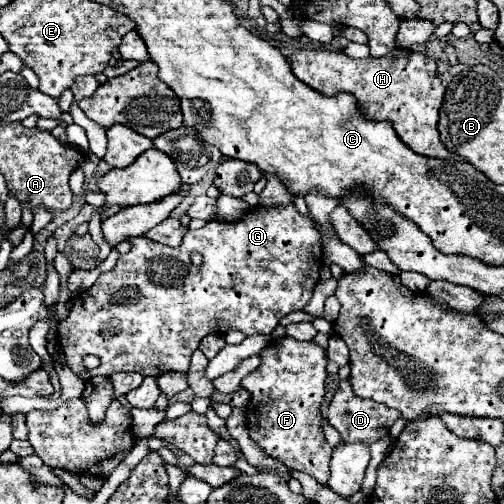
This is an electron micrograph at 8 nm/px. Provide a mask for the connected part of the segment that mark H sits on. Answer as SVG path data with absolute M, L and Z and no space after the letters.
M394 48L382 58L350 58L344 50L296 50L288 56L292 72L310 88L332 96L352 92L358 98L360 112L372 120L390 120L396 134L414 152L430 158L462 160L446 152L438 136L438 110L444 98L444 86L436 76L436 62L424 54Z

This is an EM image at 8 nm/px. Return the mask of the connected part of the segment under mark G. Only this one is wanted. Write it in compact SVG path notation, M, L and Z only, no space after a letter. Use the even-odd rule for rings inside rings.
M288 204L288 206L276 206L276 208L264 208L264 206L256 206L252 208L242 220L236 220L236 222L218 222L218 220L210 220L206 222L206 226L198 228L198 230L188 230L182 244L178 248L170 248L166 244L160 244L160 242L154 242L146 236L132 236L128 238L128 242L132 244L130 252L122 254L116 262L116 266L102 274L98 278L98 282L92 284L92 288L76 294L74 298L74 304L68 312L68 316L64 320L58 322L58 336L56 336L56 342L60 344L62 352L64 352L64 358L66 358L66 366L74 372L74 374L90 374L90 376L112 376L112 374L118 374L118 372L128 372L128 370L134 370L134 372L140 372L142 376L160 376L164 372L188 372L188 366L190 366L190 356L192 352L198 348L200 340L208 334L226 334L230 330L240 330L244 332L246 336L254 336L254 334L272 334L272 330L278 326L280 318L286 316L288 312L294 312L294 310L304 310L304 306L308 304L310 296L312 296L312 290L320 278L320 266L322 266L322 250L320 250L320 232L316 230L316 224L312 218L308 216L302 216L294 204ZM190 254L202 254L204 256L204 262L200 266L194 266L192 260L190 260ZM86 354L96 354L102 362L96 370L86 370L82 366L82 358Z

